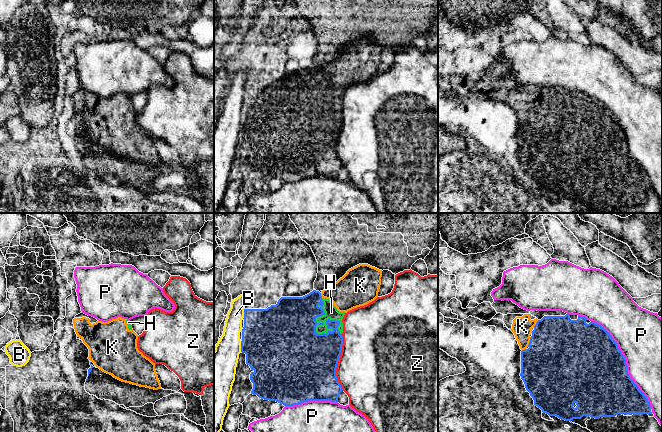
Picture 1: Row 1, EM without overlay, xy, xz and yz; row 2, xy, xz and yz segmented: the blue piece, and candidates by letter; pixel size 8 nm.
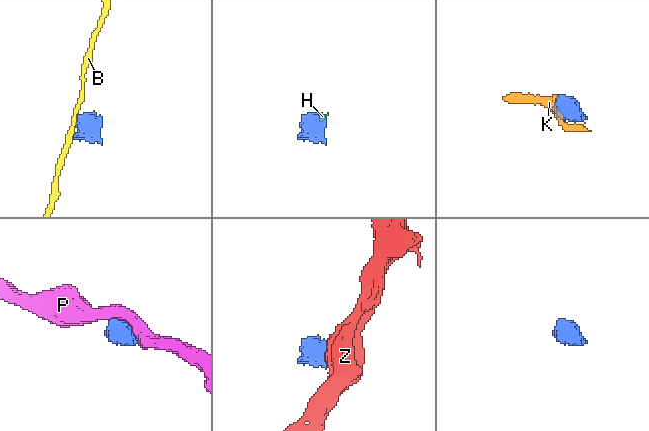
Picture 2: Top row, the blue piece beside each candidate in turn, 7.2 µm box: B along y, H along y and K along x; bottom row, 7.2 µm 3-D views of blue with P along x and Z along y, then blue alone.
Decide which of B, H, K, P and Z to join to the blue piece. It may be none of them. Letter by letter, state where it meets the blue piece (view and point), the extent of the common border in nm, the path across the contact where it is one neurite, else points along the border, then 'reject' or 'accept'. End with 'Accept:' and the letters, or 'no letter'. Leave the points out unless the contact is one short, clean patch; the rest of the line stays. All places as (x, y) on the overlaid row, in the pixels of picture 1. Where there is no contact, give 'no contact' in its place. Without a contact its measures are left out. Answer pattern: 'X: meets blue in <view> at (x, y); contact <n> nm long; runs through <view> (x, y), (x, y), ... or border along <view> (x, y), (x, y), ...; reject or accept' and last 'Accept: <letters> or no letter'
B: meets blue in xz at (241, 346); contact 90 nm long; reject
H: meets blue in xz at (322, 322); contact 340 nm long; accept
K: meets blue in yz at (529, 342); contact 90 nm long; accept
P: meets blue in yz at (625, 362); contact 850 nm long; reject
Z: meets blue in xz at (337, 362); contact 460 nm long; reject
Accept: H, K

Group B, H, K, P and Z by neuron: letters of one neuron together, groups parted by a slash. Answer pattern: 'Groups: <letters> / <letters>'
Groups: B / H K / P / Z

